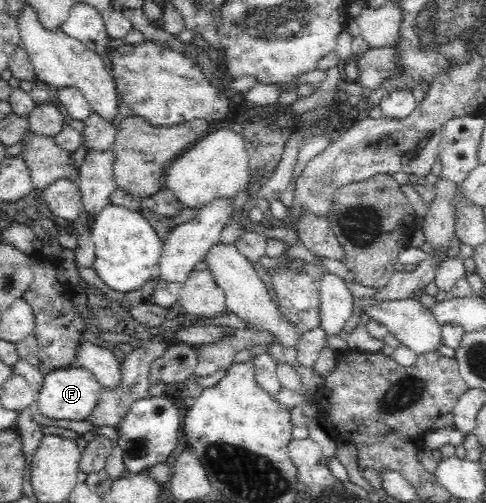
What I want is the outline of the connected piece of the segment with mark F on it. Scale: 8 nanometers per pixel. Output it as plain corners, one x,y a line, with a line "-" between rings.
71,366
61,367
44,375
33,407
42,416
52,420
87,420
93,413
100,392
100,383
90,370

